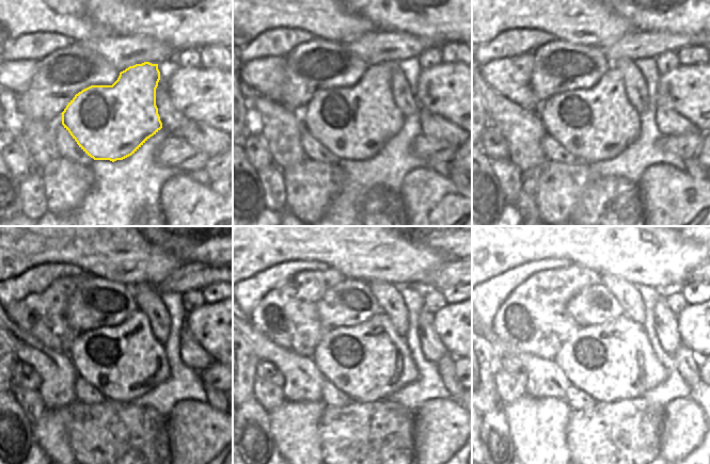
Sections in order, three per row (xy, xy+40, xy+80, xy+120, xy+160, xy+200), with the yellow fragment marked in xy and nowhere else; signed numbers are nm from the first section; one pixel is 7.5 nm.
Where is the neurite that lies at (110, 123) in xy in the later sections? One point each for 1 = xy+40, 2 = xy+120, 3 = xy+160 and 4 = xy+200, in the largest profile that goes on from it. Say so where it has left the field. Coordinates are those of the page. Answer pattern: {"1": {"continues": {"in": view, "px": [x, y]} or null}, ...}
{"1": {"continues": {"in": "xy+40", "px": [354, 123]}}, "2": {"continues": {"in": "xy+120", "px": [125, 362]}}, "3": {"continues": {"in": "xy+160", "px": [369, 362]}}, "4": {"continues": {"in": "xy+200", "px": [614, 361]}}}

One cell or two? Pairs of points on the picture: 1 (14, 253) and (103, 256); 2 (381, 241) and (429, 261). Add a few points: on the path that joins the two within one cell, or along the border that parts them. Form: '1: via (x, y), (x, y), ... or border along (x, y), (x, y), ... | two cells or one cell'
1: via (36, 250), (80, 250) | one cell
2: via (393, 253), (399, 259), (417, 259) | one cell

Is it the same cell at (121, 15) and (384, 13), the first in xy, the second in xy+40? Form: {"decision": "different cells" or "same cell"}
{"decision": "same cell"}

